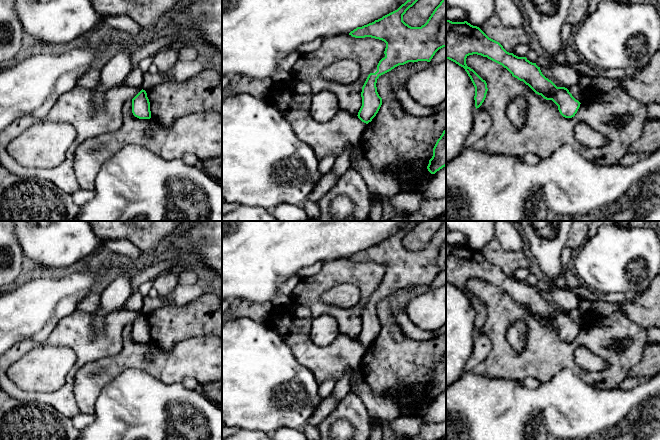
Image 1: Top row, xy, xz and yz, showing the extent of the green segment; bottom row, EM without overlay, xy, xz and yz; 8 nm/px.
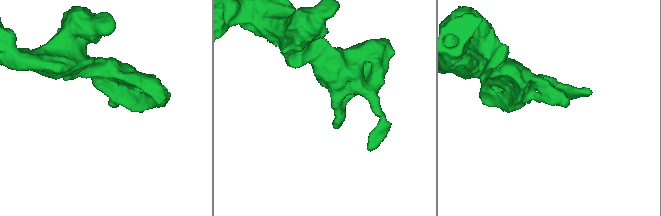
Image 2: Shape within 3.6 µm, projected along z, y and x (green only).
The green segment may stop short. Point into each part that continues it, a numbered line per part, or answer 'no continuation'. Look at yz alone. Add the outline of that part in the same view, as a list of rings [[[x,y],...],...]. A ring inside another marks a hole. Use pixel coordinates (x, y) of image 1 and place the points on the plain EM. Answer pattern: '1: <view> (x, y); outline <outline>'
no continuation

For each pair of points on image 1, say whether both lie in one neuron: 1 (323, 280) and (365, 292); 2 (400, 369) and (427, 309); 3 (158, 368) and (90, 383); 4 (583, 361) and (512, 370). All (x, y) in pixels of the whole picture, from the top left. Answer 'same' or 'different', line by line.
1: same
2: different
3: same
4: different

